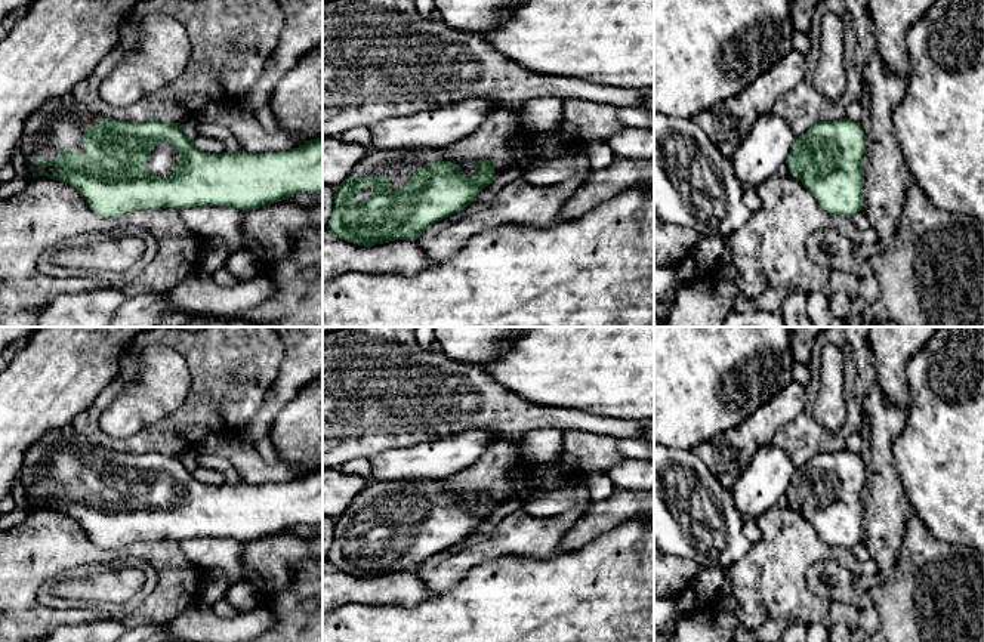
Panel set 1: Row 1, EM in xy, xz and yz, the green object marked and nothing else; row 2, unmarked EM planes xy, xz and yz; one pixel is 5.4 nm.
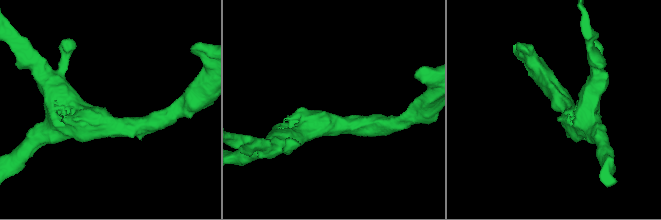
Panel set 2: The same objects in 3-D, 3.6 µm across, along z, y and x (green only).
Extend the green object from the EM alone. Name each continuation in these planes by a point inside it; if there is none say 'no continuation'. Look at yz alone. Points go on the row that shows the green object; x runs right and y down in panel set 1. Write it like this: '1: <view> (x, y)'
no continuation

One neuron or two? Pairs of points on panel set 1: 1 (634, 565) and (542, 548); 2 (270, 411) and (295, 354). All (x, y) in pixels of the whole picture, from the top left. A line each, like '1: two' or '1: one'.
1: two
2: one

